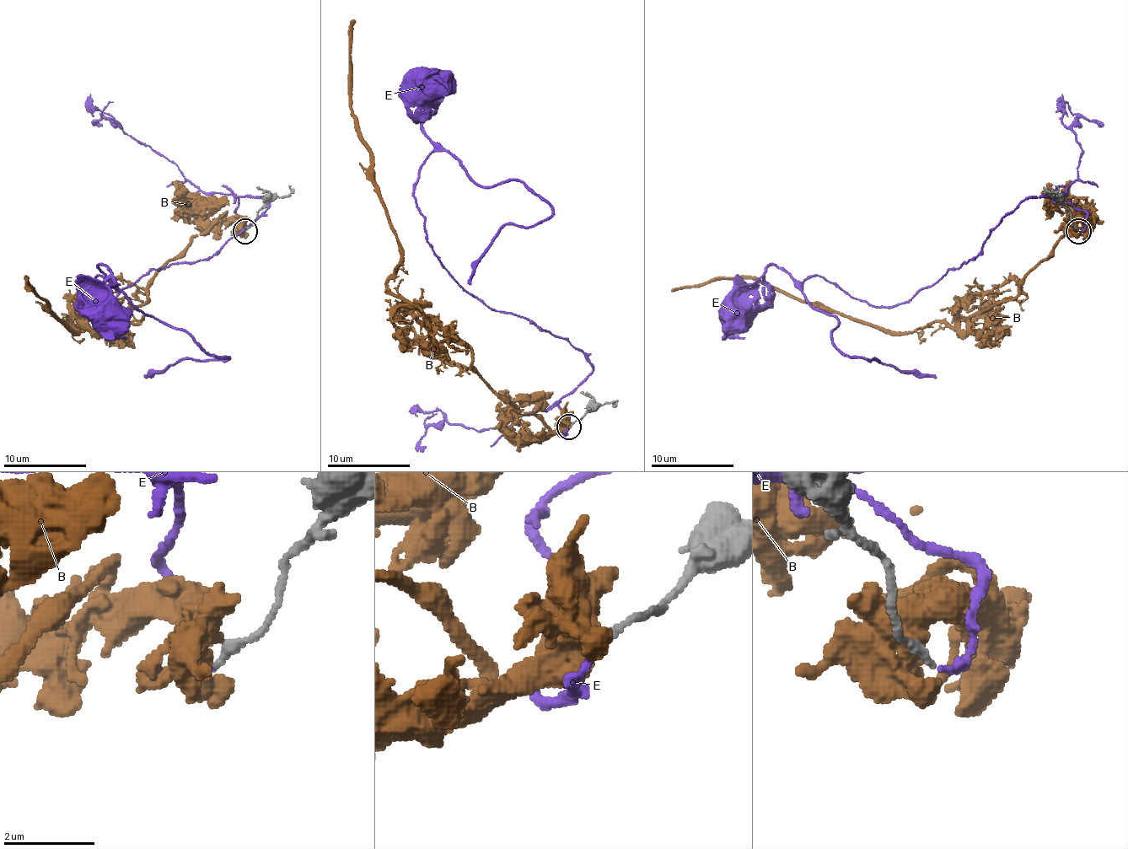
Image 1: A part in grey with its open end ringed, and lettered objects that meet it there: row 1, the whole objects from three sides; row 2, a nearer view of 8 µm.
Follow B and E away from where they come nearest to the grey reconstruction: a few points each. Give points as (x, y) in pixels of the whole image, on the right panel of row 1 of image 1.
B: (1076, 225), (1014, 298), (979, 310), (966, 330), (929, 322), (886, 333), (754, 279), (671, 292)
E: (1080, 232), (1084, 213), (1063, 198), (1028, 196), (974, 256), (906, 302), (869, 306), (772, 265), (739, 316)

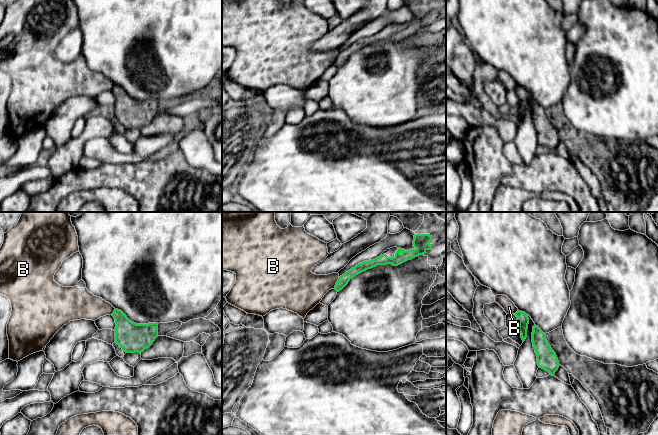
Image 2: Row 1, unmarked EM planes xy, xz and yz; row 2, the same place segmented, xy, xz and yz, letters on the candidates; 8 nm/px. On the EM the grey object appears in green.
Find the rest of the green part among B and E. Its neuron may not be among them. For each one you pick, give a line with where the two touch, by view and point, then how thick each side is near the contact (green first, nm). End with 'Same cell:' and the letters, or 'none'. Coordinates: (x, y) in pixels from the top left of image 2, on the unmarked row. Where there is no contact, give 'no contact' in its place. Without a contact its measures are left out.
E: no contact
Same cell: E

